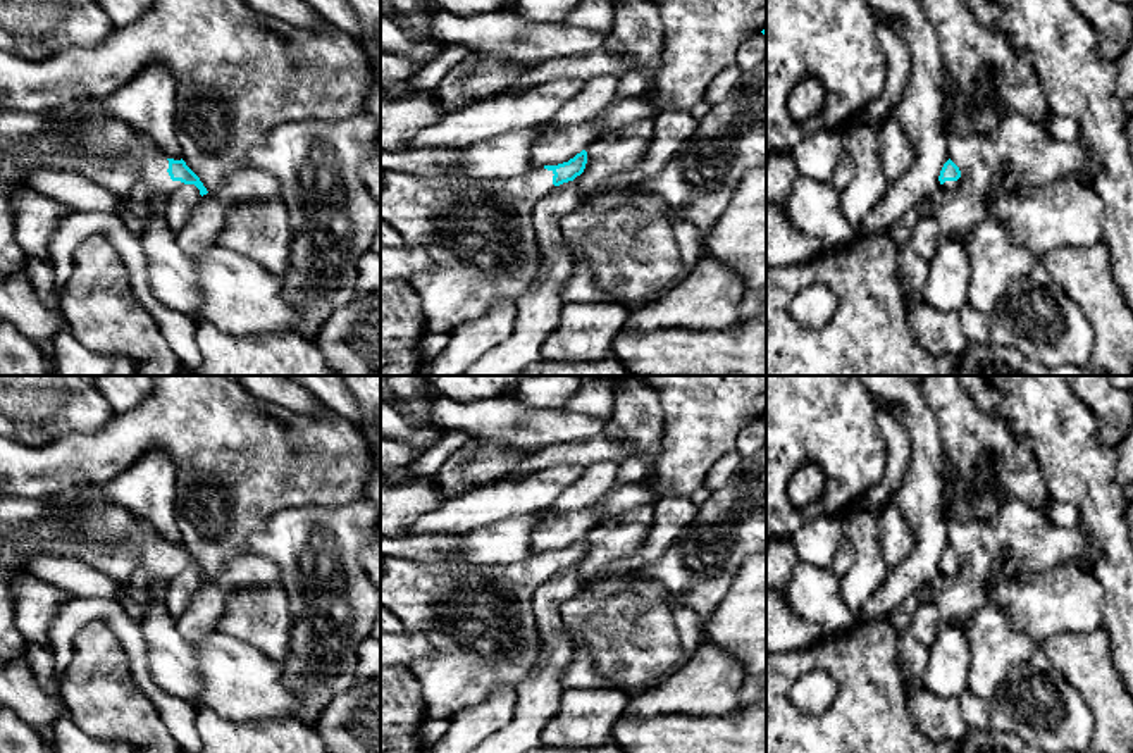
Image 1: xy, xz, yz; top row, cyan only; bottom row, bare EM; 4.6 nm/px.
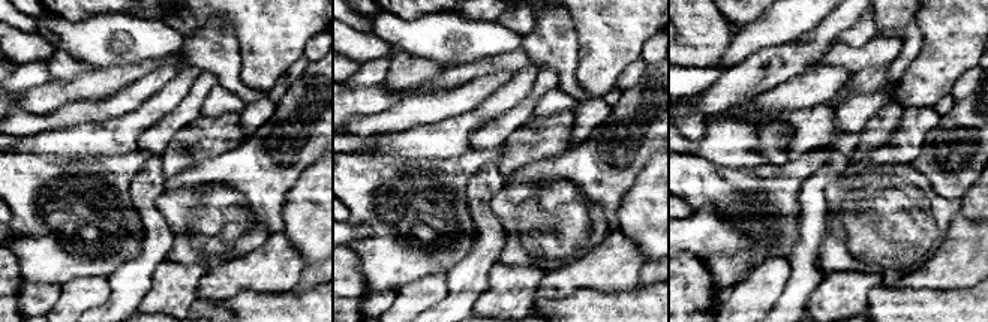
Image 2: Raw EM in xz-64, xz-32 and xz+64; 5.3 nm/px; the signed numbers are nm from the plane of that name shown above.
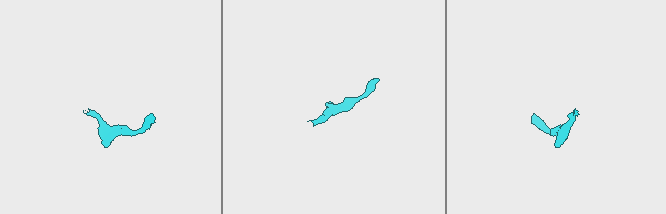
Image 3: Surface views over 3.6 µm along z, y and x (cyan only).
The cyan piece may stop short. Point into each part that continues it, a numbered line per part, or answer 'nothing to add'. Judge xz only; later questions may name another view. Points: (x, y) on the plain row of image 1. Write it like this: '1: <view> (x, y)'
1: xz (479, 619)

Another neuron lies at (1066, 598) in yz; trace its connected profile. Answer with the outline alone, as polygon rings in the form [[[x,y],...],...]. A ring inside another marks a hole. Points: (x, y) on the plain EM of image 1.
[[[1000,557],[987,581],[987,600],[1006,610],[1033,641],[1062,632],[1092,632],[1102,625],[1102,584],[1078,563],[1062,563],[1040,576],[997,581]]]

